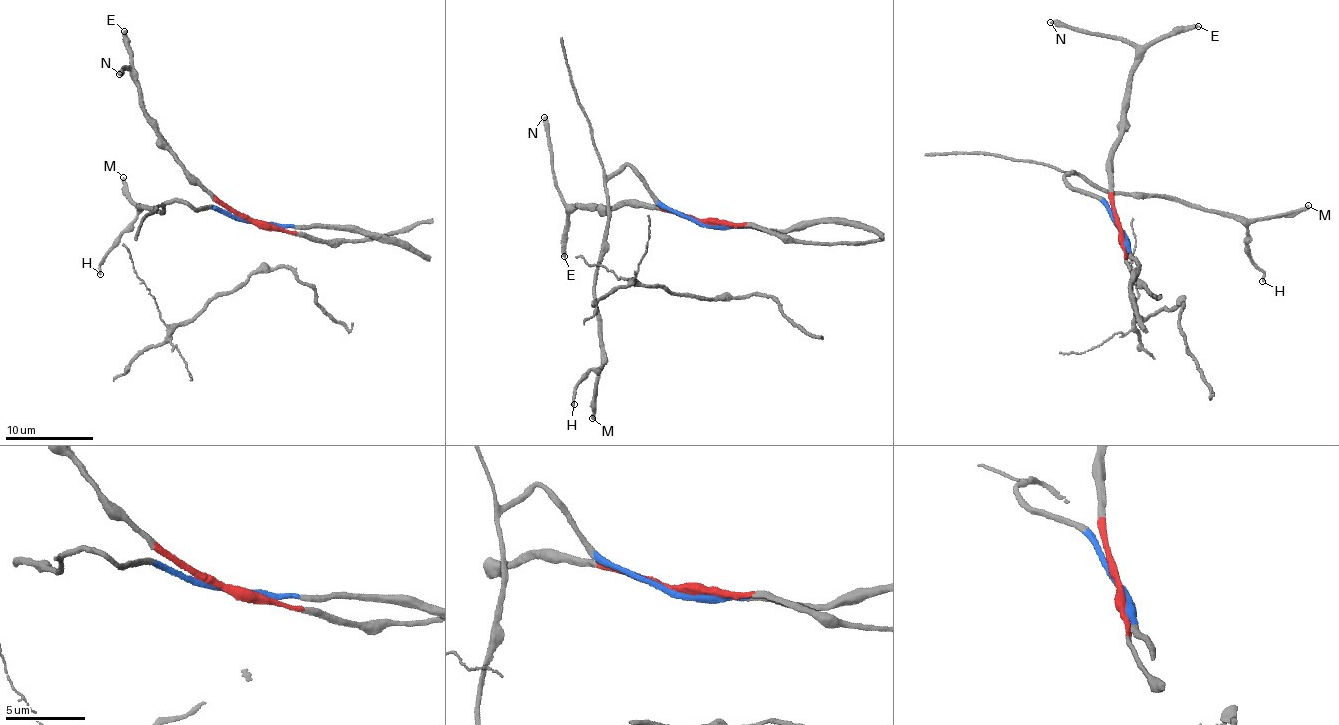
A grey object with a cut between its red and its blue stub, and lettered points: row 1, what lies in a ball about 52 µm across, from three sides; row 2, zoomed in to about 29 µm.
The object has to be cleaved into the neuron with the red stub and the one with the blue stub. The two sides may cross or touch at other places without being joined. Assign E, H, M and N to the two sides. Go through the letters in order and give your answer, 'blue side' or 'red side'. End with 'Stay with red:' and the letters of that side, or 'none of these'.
E: red side
H: blue side
M: blue side
N: red side
Stay with red: E, N

